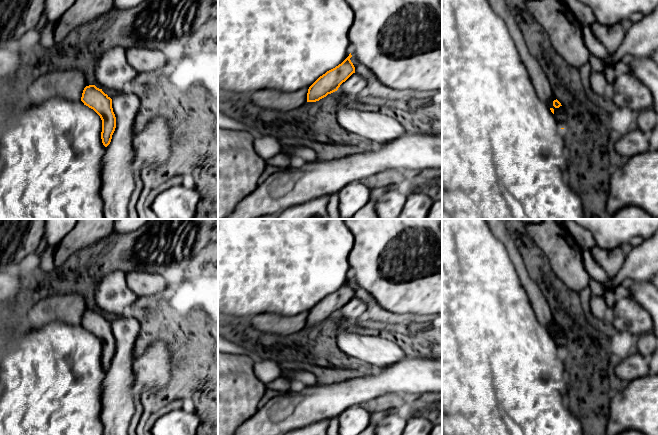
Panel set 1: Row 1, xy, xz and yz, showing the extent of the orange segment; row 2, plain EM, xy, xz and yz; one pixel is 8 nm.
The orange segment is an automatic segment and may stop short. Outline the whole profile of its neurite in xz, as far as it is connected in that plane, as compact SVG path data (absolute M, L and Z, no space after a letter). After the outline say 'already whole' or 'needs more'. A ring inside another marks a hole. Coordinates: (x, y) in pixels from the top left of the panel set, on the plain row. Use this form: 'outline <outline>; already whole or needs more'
outline M349 280L338 290L320 300L308 313L307 326L316 326L338 314L353 297L355 291Z; already whole

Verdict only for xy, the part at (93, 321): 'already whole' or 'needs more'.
already whole

